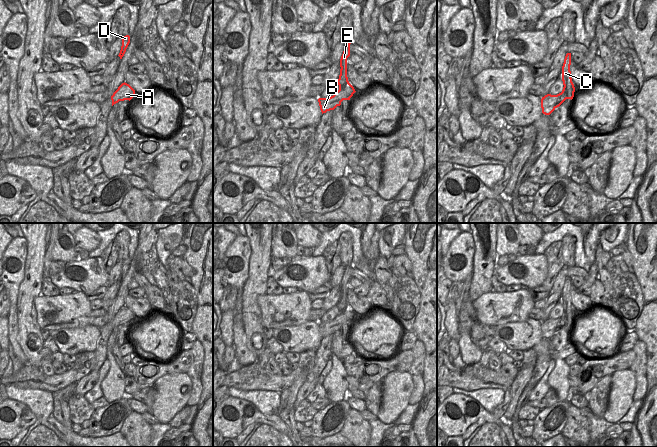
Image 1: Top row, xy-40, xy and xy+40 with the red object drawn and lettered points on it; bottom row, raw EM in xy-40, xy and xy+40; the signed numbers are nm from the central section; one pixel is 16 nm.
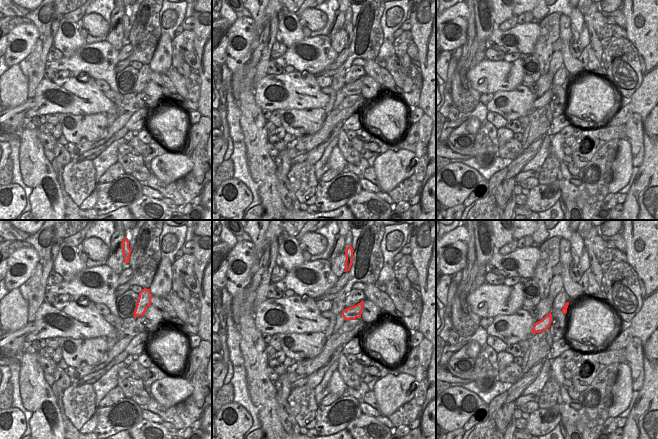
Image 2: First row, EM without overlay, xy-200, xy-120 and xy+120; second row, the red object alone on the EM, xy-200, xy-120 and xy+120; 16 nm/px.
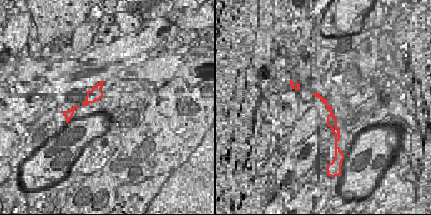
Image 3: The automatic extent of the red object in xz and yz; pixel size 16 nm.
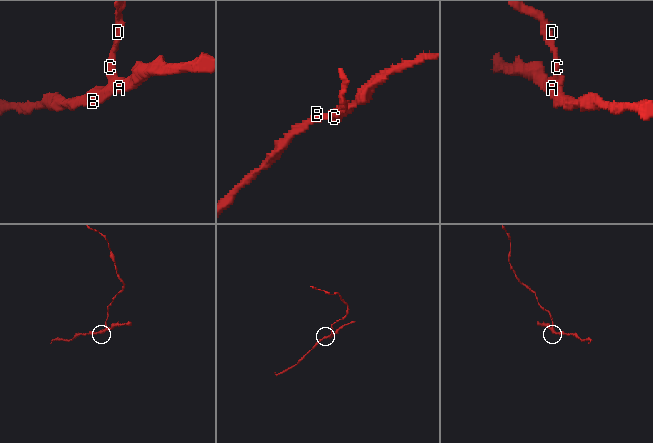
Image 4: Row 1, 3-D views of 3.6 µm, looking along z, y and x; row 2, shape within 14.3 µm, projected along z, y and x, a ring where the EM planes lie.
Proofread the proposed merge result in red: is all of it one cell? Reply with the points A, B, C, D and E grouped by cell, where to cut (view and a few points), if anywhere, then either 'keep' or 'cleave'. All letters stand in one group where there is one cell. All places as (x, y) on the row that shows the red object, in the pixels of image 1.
A B / C D E; cut in xy+40 along (574, 87), (565, 87), (563, 89); cleave

